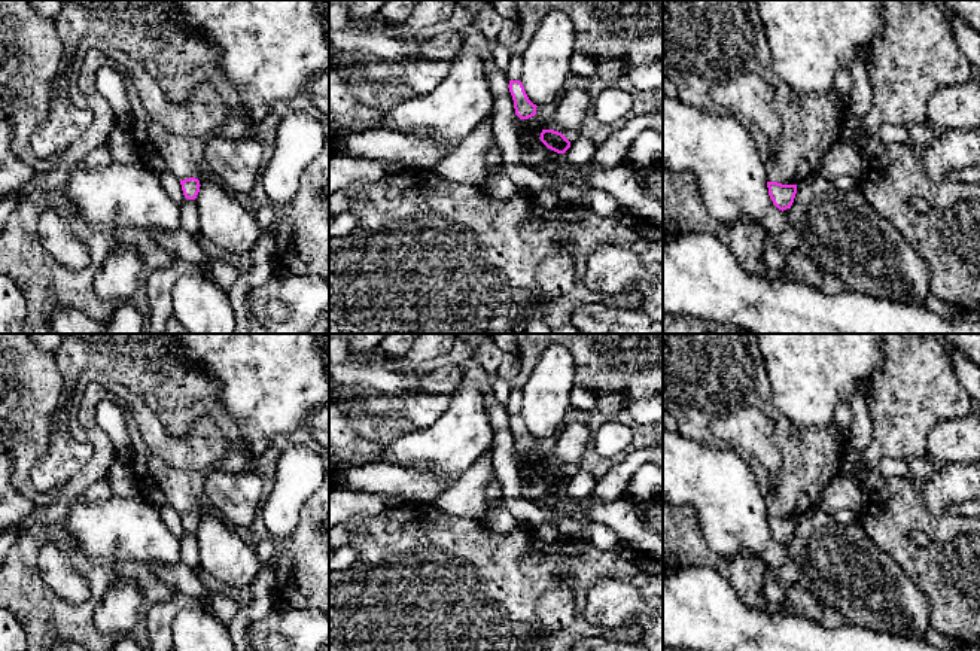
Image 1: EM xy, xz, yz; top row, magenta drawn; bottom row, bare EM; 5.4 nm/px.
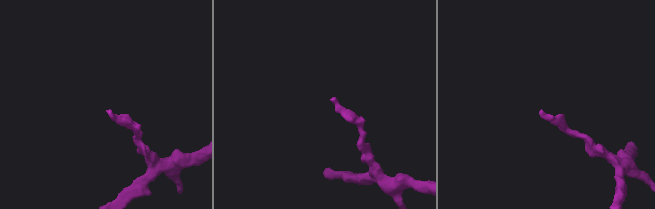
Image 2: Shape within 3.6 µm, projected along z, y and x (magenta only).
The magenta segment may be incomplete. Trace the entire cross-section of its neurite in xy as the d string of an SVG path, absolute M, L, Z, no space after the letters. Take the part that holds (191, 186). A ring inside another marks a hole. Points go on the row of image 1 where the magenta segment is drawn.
M189 177L189 179L180 180L180 185L182 185L185 198L188 198L188 200L197 198L198 192L200 192L200 186L201 186L198 179Z

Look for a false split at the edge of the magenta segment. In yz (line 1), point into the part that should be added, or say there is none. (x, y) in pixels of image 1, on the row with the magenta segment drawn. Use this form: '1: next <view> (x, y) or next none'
1: next none

